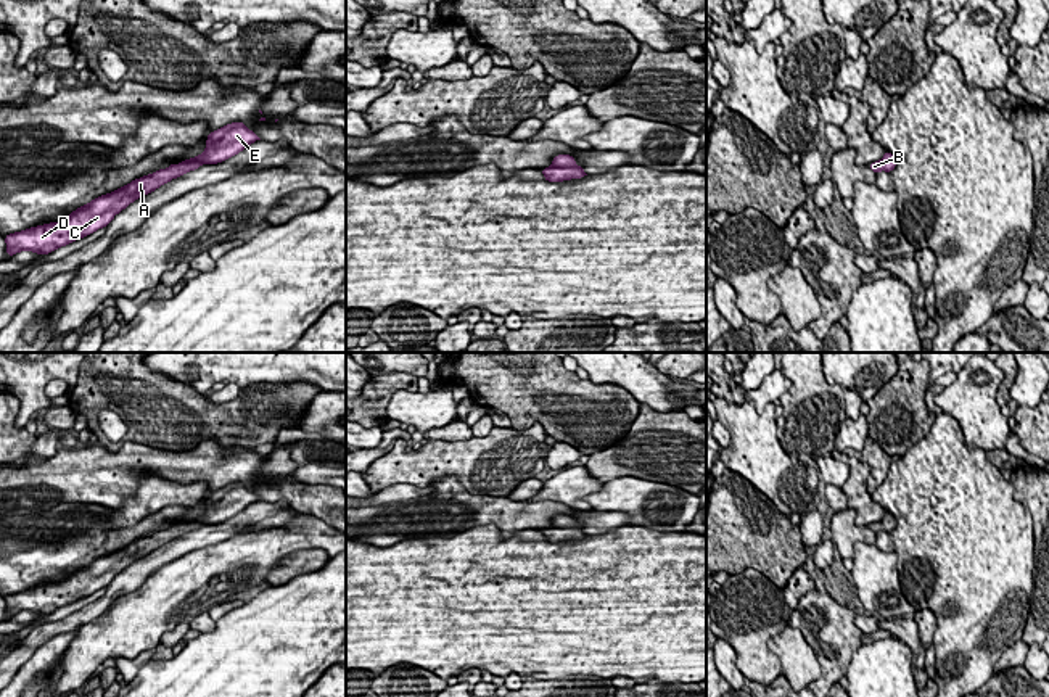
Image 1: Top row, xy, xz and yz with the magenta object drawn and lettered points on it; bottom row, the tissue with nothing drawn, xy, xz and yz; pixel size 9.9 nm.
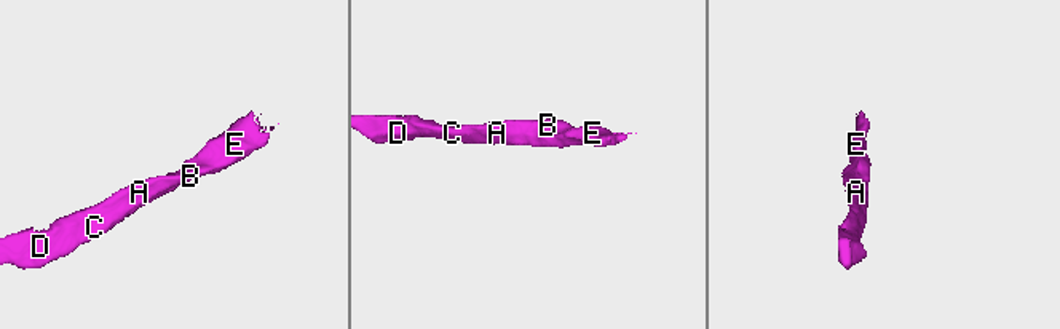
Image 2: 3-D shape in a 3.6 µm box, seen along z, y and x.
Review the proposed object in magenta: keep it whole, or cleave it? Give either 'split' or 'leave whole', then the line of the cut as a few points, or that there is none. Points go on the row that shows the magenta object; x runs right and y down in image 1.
leave whole | no cut

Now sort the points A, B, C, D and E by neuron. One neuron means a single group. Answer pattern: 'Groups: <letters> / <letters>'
Groups: A B C D E

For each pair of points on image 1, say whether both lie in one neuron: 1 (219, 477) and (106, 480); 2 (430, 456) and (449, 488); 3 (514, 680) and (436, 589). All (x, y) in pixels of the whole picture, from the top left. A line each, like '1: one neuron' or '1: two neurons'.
1: one neuron
2: two neurons
3: two neurons

